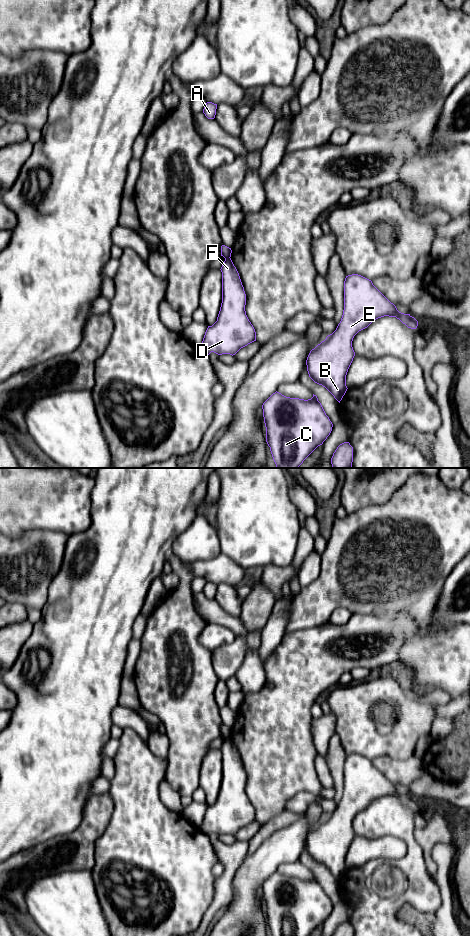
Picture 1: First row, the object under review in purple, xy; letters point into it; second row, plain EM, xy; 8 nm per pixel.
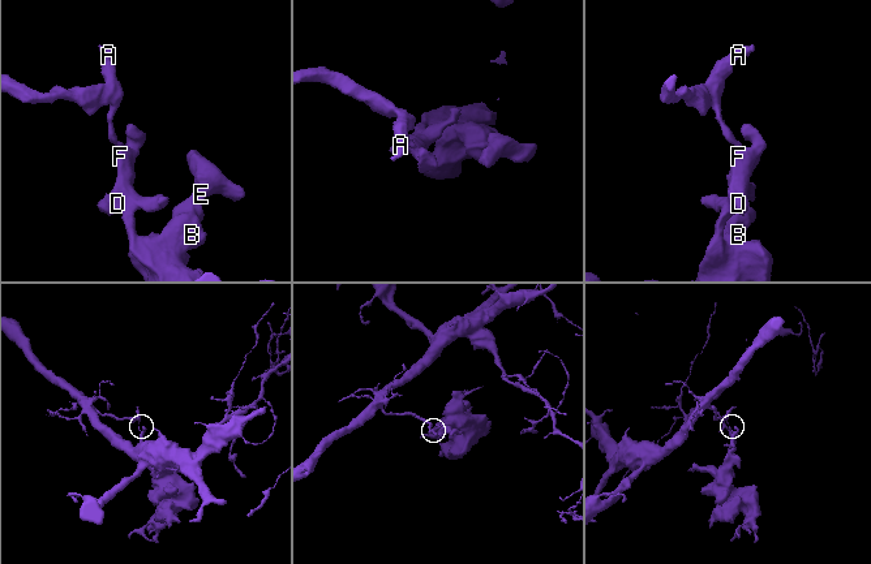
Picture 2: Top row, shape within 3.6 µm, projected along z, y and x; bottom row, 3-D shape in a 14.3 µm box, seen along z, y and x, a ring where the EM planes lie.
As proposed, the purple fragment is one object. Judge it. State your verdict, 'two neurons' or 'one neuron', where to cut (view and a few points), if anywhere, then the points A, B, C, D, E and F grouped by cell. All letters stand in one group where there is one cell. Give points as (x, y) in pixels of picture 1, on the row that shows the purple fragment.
two neurons; cut in xy along (229, 257), (225, 259); A / B C D E F

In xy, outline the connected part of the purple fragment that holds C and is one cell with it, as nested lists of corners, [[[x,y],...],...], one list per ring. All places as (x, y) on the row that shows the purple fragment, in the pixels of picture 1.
[[[273,393],[262,405],[266,442],[277,468],[298,468],[327,439],[333,424],[316,395],[308,400]]]

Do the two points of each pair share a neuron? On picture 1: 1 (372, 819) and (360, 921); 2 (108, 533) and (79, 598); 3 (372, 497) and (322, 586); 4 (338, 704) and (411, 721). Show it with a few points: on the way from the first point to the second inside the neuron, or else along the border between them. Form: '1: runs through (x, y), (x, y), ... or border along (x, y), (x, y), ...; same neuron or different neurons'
1: runs through (406, 838), (413, 849), (413, 887), (394, 904); same neuron
2: runs through (108, 549), (108, 569), (95, 582); same neuron
3: border along (389, 499), (385, 502), (368, 505), (348, 513); different neurons
4: runs through (356, 720), (369, 733), (393, 733); same neuron

